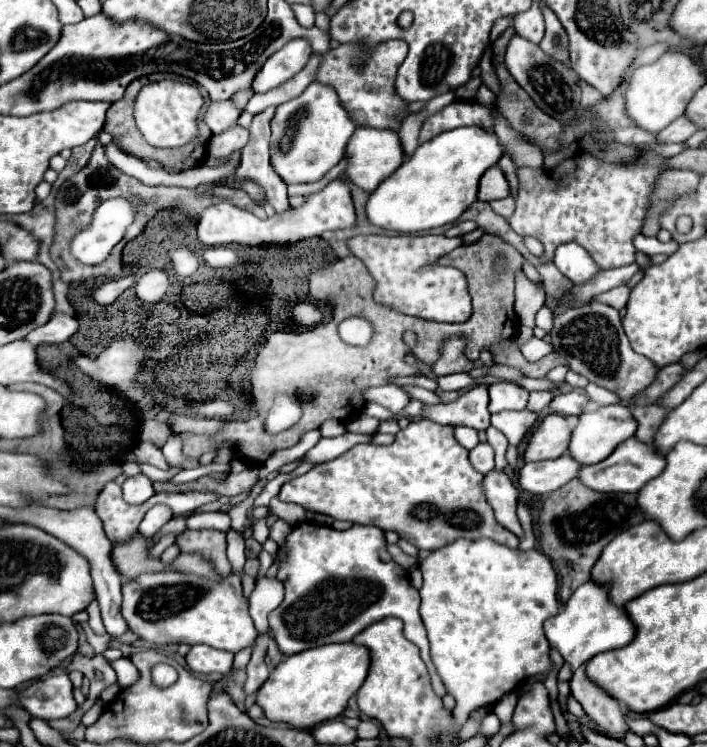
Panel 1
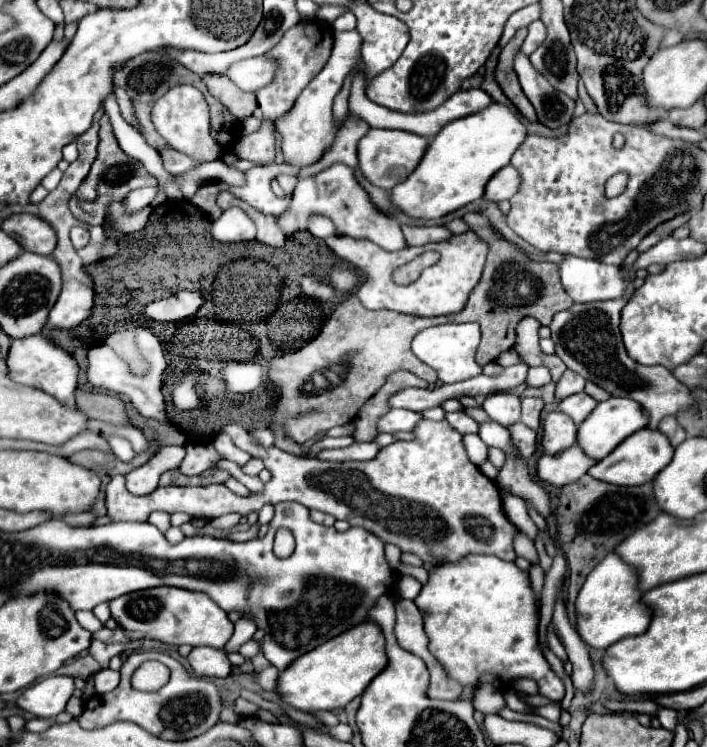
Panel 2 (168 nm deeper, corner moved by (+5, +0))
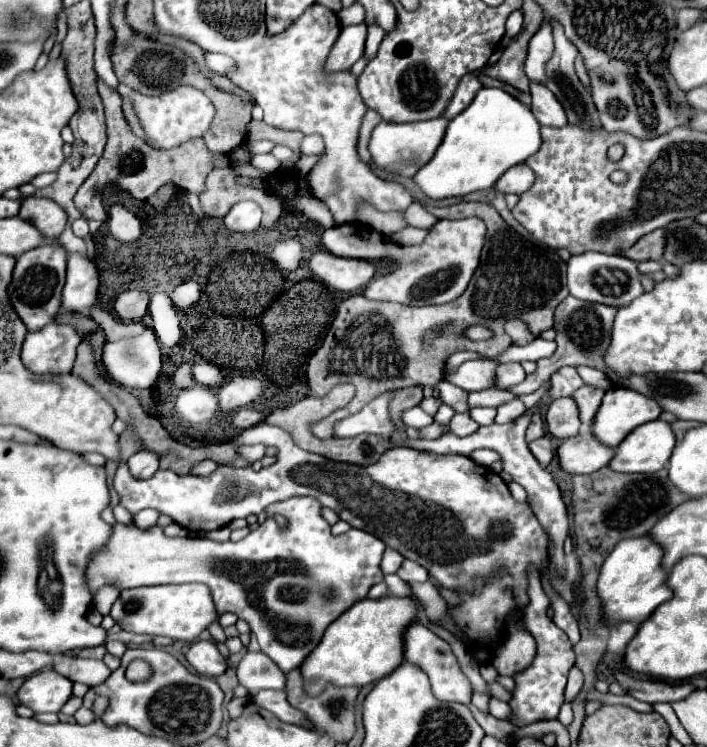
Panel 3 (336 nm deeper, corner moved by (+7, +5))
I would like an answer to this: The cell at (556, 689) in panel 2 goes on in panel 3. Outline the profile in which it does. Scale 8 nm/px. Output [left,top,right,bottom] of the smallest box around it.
[508,569,574,727]

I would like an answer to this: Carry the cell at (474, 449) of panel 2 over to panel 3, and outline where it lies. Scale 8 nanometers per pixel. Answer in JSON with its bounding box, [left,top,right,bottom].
[470,449,500,465]

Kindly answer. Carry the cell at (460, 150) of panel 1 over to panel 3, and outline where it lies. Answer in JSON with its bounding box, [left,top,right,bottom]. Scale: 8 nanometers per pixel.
[414,87,540,199]

